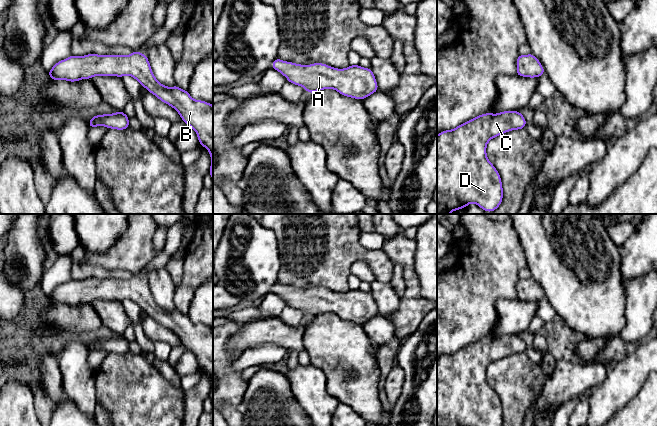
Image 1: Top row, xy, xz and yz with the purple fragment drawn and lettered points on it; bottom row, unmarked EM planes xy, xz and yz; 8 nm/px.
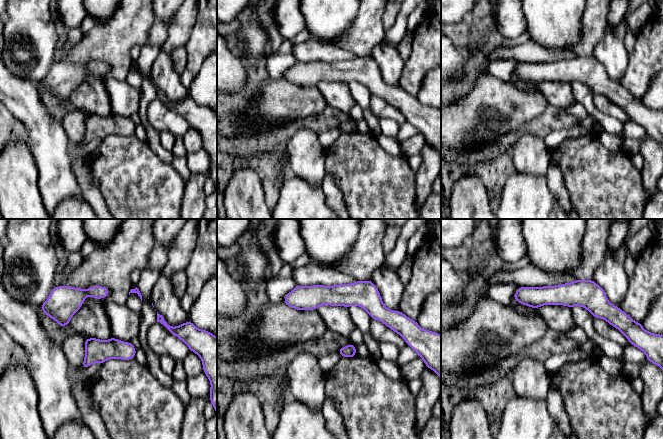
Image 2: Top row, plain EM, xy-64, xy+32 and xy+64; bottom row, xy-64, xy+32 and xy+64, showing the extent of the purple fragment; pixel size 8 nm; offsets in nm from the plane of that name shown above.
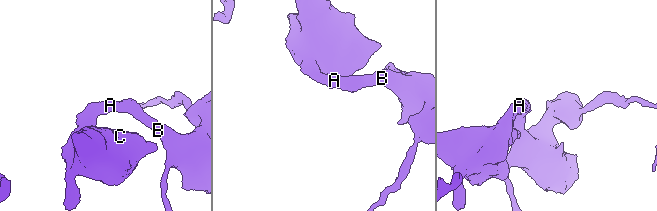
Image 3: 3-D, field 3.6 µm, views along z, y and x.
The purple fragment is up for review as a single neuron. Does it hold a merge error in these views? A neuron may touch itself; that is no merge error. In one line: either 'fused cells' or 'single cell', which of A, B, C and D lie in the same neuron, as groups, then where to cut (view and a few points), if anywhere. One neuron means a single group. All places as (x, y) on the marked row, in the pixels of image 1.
single cell; A B C D; no cut

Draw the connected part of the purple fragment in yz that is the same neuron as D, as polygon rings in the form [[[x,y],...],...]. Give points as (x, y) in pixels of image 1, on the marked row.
[[[516,110],[485,113],[437,135],[437,214],[450,214],[471,203],[486,212],[501,205],[502,181],[487,158],[487,143],[526,124]]]

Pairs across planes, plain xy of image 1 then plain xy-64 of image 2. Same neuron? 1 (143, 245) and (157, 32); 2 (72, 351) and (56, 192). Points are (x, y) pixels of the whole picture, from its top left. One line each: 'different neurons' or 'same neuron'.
1: different neurons
2: different neurons

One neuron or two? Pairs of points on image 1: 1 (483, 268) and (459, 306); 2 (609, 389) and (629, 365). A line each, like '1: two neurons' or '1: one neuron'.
1: one neuron
2: one neuron

